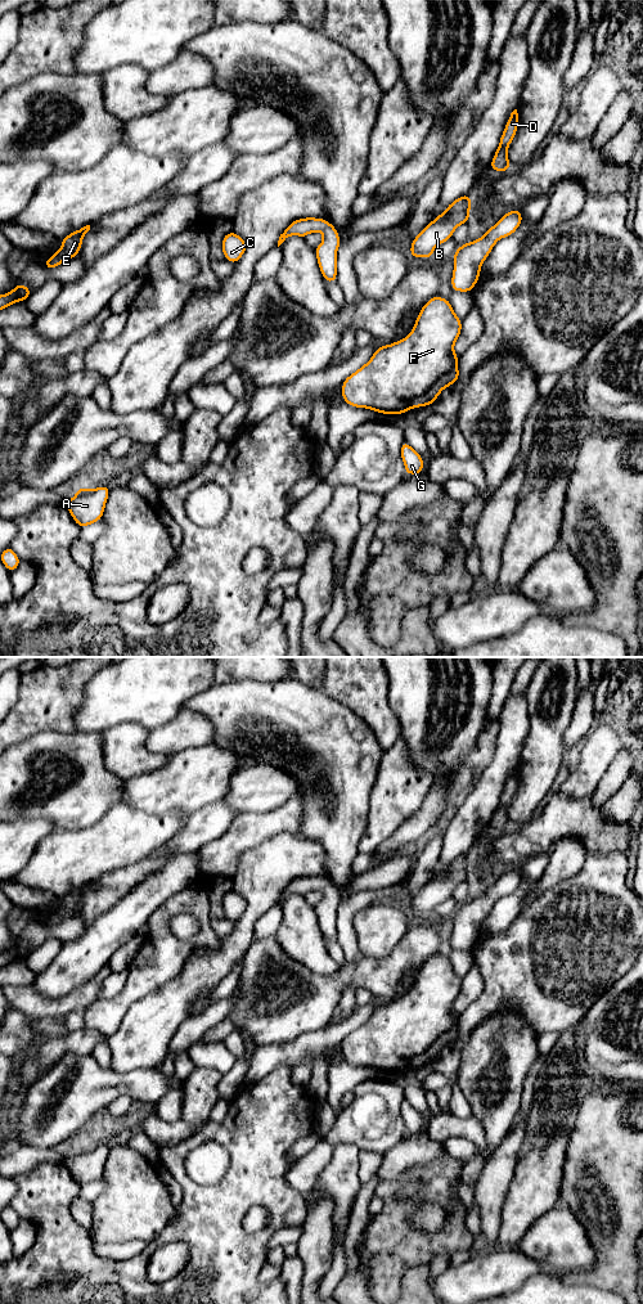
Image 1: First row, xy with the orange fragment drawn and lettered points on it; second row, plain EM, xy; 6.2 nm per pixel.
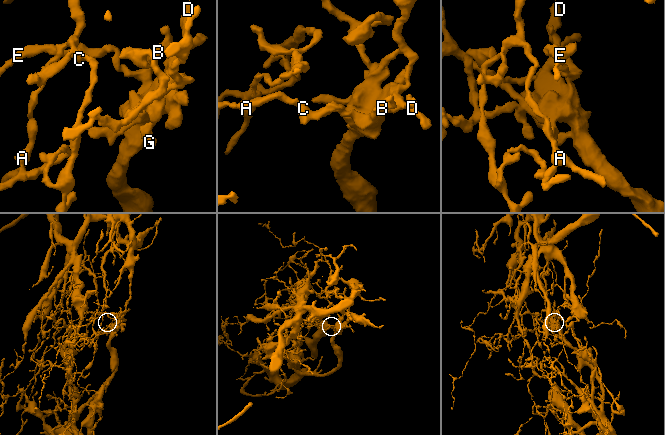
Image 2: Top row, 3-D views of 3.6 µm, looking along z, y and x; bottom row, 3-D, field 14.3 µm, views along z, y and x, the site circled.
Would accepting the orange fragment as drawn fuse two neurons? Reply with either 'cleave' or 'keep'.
cleave

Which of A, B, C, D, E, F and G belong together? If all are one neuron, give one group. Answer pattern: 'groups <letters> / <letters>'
groups A C D E / B F G

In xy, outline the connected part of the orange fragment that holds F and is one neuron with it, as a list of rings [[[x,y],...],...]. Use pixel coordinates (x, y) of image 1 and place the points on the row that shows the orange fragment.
[[[439,296],[430,298],[405,338],[379,346],[368,363],[343,381],[341,394],[345,403],[394,415],[432,405],[444,388],[459,379],[459,356],[454,352],[454,345],[460,332],[462,320],[450,301]]]

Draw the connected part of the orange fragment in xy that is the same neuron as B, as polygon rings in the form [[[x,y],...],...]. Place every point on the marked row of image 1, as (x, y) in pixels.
[[[460,195],[432,220],[412,242],[410,257],[431,258],[435,248],[451,239],[455,229],[471,217],[472,195]]]

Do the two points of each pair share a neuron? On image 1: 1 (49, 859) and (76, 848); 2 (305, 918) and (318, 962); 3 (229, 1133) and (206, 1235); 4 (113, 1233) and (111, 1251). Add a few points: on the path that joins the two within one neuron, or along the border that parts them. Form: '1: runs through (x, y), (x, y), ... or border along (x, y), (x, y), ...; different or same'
1: runs through (55, 859), (64, 859), (70, 854); same
2: runs through (305, 929), (305, 943), (311, 952); same
3: runs through (238, 1159), (238, 1191), (220, 1209); same
4: border along (142, 1240), (131, 1242), (93, 1242); different

